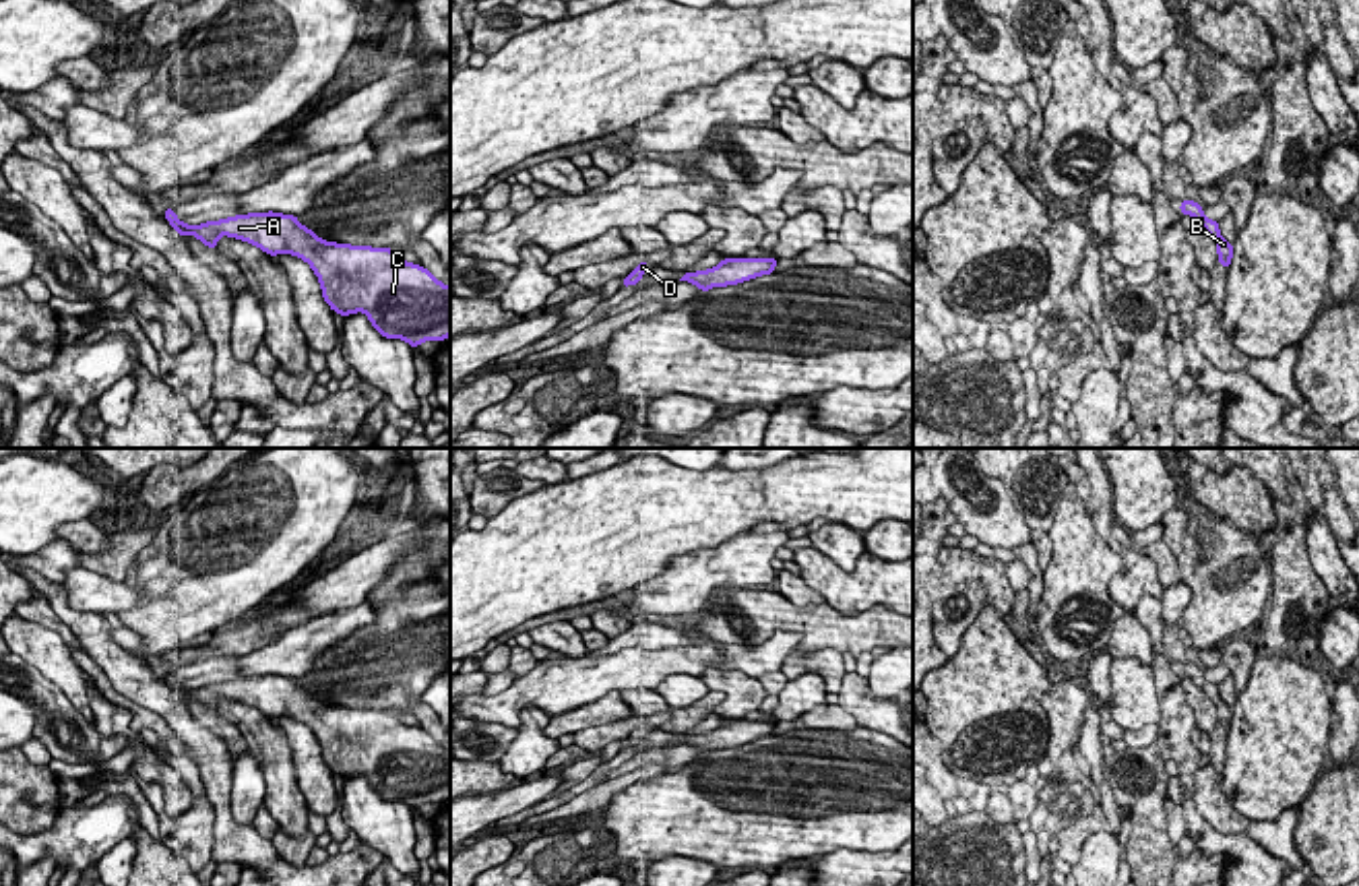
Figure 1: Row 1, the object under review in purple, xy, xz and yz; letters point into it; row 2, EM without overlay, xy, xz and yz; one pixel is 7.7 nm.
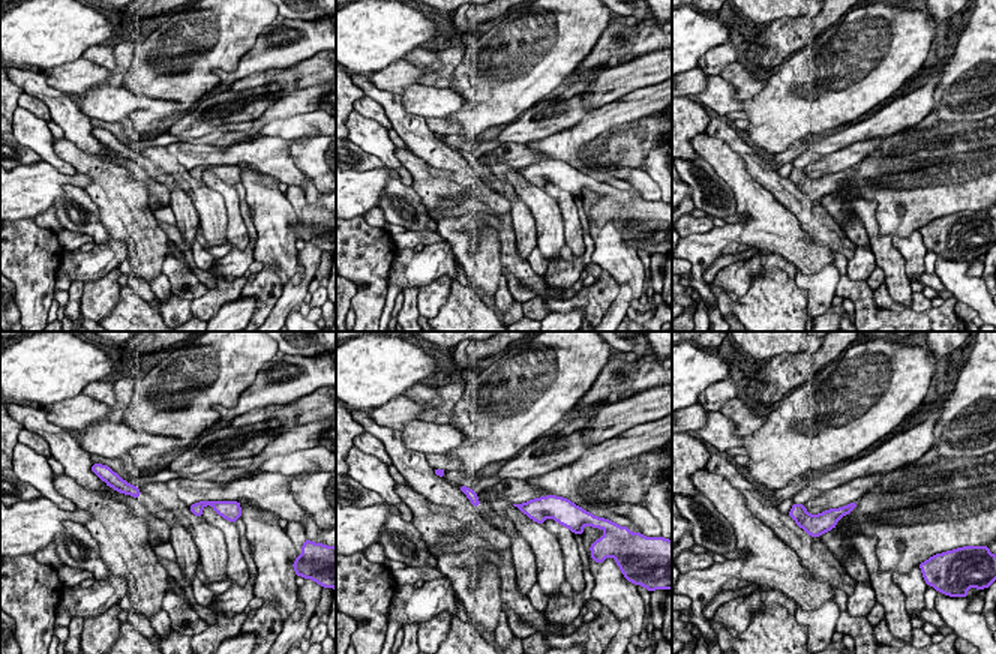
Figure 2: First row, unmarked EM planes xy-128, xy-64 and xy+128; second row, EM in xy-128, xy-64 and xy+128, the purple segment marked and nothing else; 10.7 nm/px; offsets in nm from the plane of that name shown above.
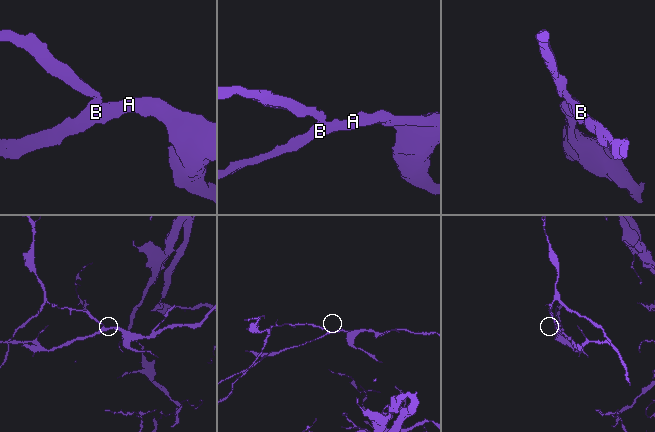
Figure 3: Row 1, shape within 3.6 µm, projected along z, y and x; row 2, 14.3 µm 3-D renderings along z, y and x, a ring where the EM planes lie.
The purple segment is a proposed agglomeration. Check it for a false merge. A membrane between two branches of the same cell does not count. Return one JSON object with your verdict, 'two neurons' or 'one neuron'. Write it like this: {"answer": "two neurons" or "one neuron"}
{"answer": "two neurons"}

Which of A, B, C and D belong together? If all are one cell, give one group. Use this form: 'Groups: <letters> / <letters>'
Groups: A B C / D

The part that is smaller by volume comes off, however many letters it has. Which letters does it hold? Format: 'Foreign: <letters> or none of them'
Foreign: D

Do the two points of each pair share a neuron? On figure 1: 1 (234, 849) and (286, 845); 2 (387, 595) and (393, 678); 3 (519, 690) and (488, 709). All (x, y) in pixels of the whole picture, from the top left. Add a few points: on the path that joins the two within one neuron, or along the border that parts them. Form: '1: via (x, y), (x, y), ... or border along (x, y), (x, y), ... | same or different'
1: border along (271, 841), (273, 849), (292, 864) | different
2: via (393, 616), (393, 657) | same
3: via (511, 699), (496, 707) | same

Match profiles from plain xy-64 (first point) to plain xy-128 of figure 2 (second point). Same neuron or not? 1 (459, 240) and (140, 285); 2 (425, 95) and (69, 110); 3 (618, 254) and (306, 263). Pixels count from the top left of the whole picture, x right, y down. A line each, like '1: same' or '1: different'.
1: different
2: different
3: different

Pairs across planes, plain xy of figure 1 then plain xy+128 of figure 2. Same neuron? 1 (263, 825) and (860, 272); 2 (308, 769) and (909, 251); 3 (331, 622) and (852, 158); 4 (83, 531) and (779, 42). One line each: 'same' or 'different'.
1: different
2: same
3: same
4: different

